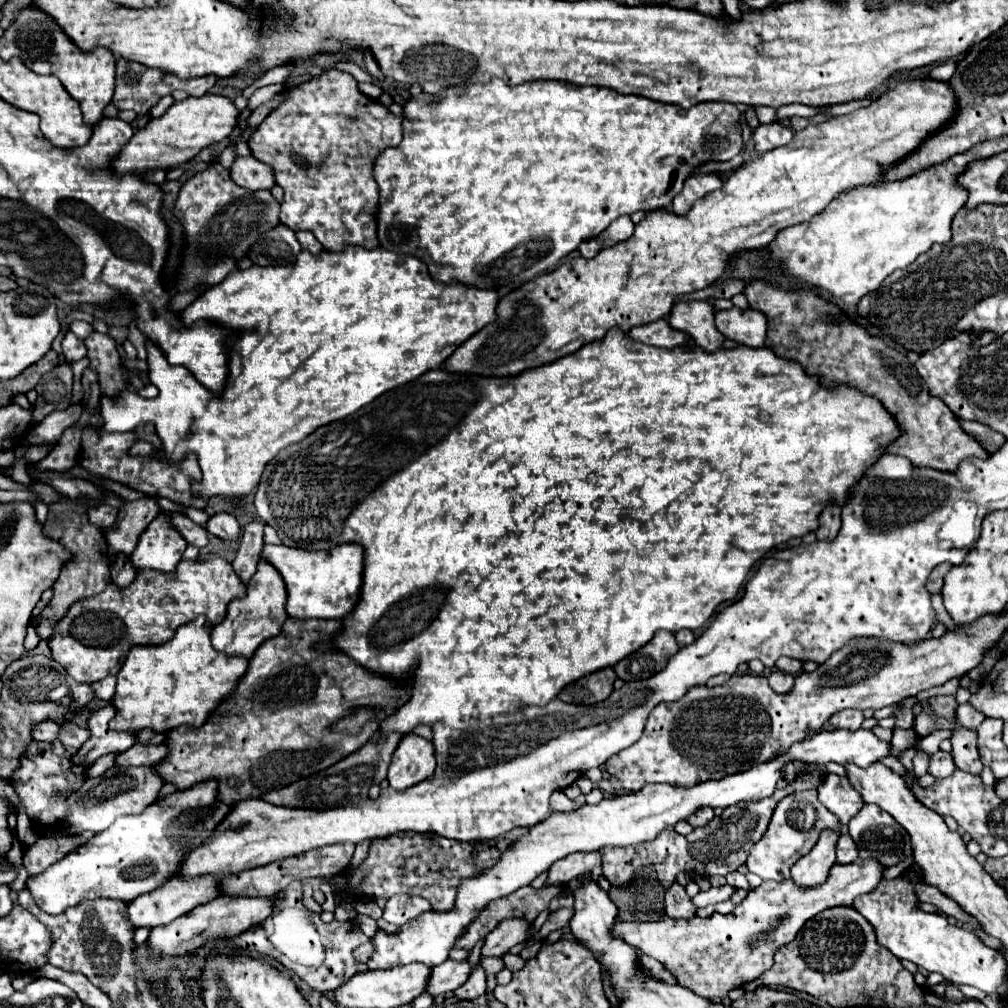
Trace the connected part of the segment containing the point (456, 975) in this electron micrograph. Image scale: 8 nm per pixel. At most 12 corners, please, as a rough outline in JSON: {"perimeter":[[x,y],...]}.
{"perimeter":[[445,960],[431,970],[425,992],[451,994],[471,974],[467,962]]}

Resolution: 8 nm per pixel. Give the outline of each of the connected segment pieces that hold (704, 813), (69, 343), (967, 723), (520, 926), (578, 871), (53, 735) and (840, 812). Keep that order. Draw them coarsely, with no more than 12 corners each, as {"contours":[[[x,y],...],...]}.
{"contours":[[[701,808],[689,816],[693,828],[707,826],[713,818],[711,808]],[[73,332],[65,334],[61,346],[69,362],[87,354],[83,340]],[[971,704],[957,710],[957,726],[975,730],[985,716]],[[503,920],[485,936],[483,958],[501,958],[529,938],[525,920]],[[577,852],[549,868],[547,884],[569,880],[601,866],[601,852]],[[57,722],[37,724],[33,738],[41,742],[59,740]],[[827,774],[817,792],[847,826],[863,806],[849,778]]]}

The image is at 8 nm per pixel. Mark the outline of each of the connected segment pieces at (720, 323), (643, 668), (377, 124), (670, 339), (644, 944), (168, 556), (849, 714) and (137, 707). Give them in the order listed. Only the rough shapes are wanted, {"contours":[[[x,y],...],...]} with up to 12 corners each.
{"contours":[[[721,310],[715,324],[725,338],[765,346],[767,320],[757,310]],[[661,630],[613,670],[625,682],[647,680],[677,650]],[[329,68],[249,138],[281,224],[329,252],[379,246],[381,148],[401,114]],[[667,320],[637,326],[633,340],[665,350],[689,342],[689,334],[671,328]],[[877,860],[763,882],[731,914],[617,922],[703,998],[757,980],[807,920],[851,906]],[[157,516],[139,536],[135,570],[173,572],[187,544]],[[845,709],[829,718],[833,728],[859,730],[863,712]],[[205,620],[129,650],[113,732],[201,726],[249,660]]]}

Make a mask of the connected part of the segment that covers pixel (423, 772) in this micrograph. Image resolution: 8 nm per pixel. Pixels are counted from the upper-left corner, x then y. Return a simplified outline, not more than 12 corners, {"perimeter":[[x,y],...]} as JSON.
{"perimeter":[[405,736],[387,780],[405,790],[433,776],[433,744]]}

